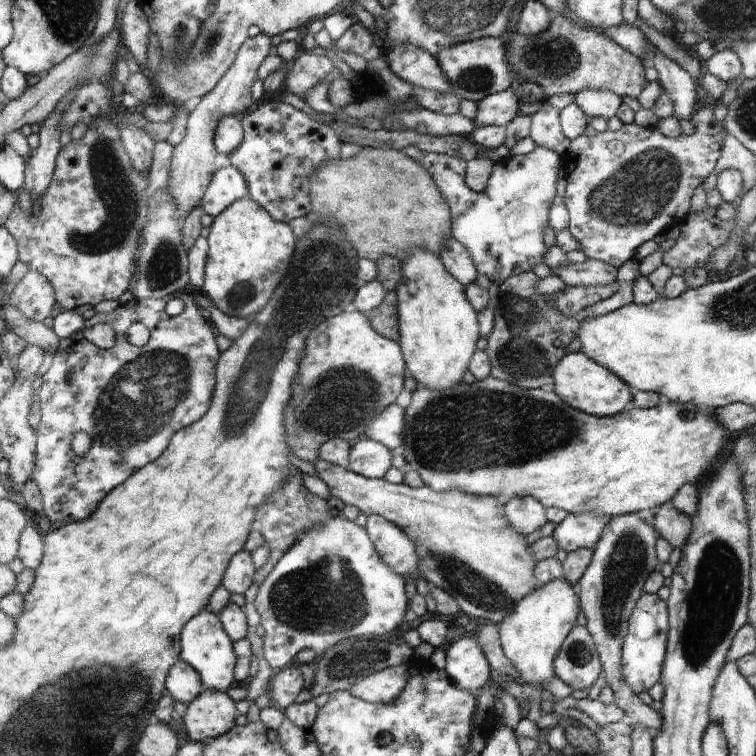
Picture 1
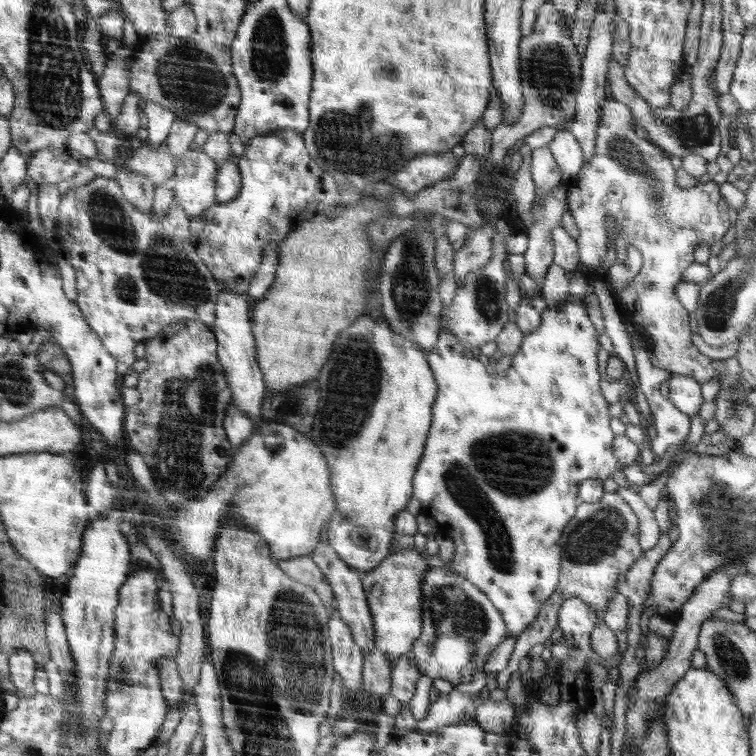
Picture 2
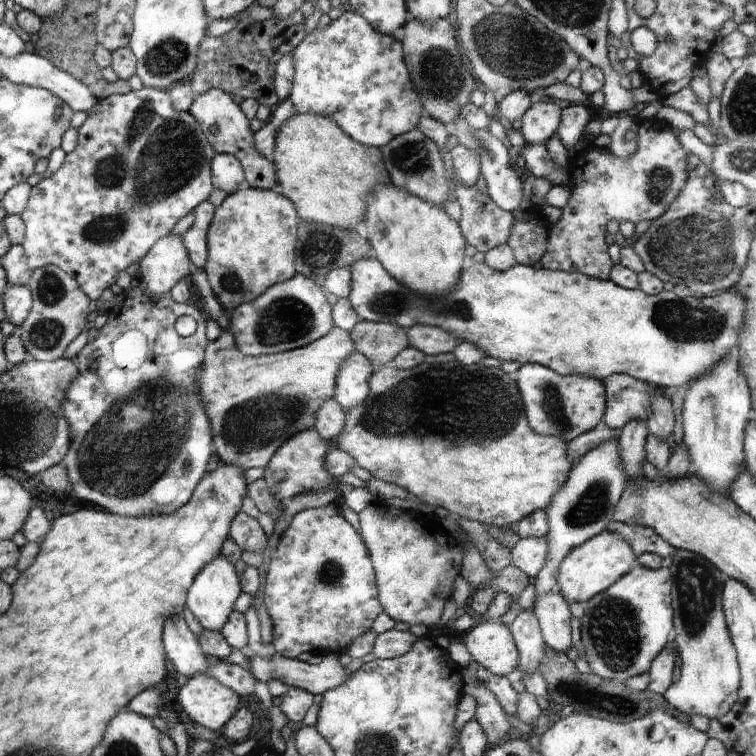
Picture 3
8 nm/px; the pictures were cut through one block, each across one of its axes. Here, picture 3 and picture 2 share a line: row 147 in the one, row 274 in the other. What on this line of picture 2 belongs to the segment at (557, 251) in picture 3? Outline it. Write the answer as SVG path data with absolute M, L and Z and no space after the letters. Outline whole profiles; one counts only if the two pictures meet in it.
M611 96L606 98L601 104L600 122L596 126L596 154L583 164L575 180L569 183L571 192L568 208L580 230L576 240L579 247L579 262L582 263L583 274L591 280L600 271L604 257L608 254L608 216L612 216L622 232L622 235L618 235L616 244L619 247L628 244L636 247L643 258L638 274L632 278L628 286L622 288L622 292L617 293L620 310L627 316L622 322L632 324L634 330L645 335L651 347L651 363L656 368L690 376L698 384L703 385L724 371L723 362L700 354L694 348L687 308L678 302L675 288L684 270L695 263L694 250L704 242L708 246L720 243L726 231L738 220L738 213L726 204L720 194L719 185L714 181L700 183L693 188L678 188L674 182L674 168L670 164L670 158L659 146L652 146L652 142L646 142L636 136L634 121L636 120L630 105L614 100Z

